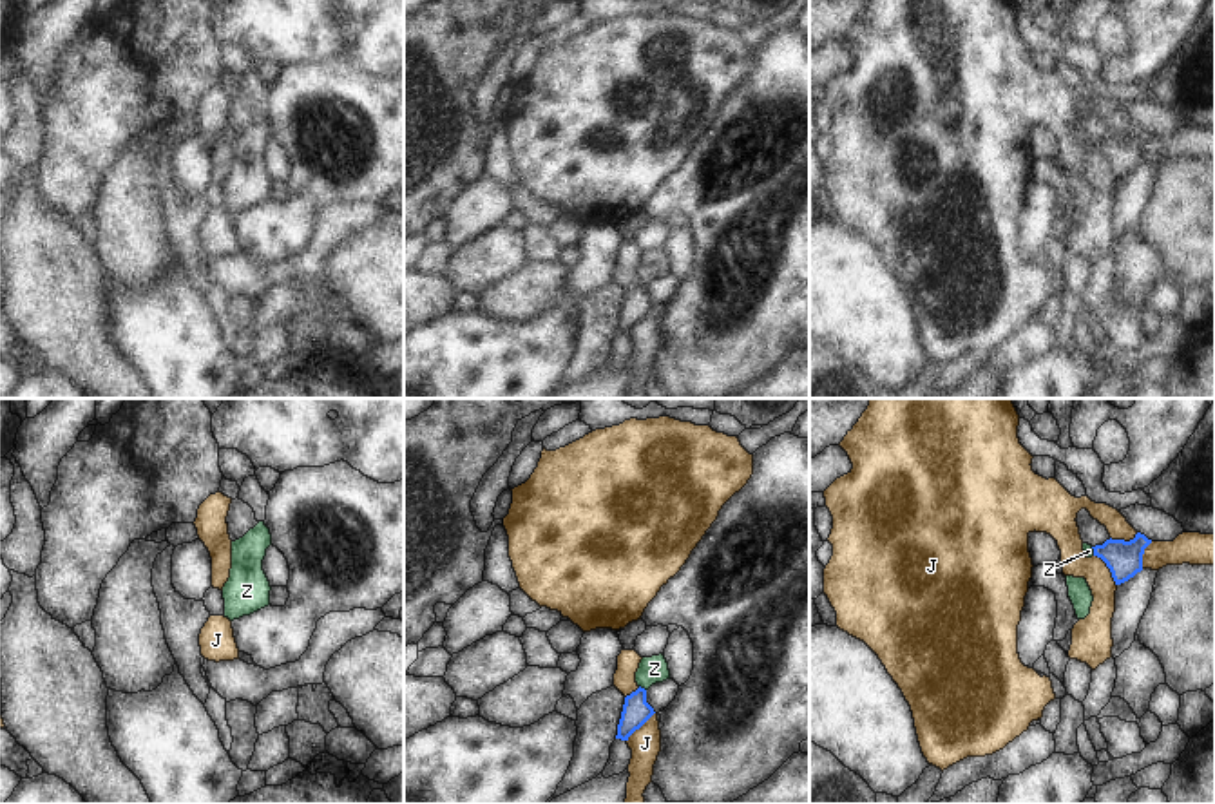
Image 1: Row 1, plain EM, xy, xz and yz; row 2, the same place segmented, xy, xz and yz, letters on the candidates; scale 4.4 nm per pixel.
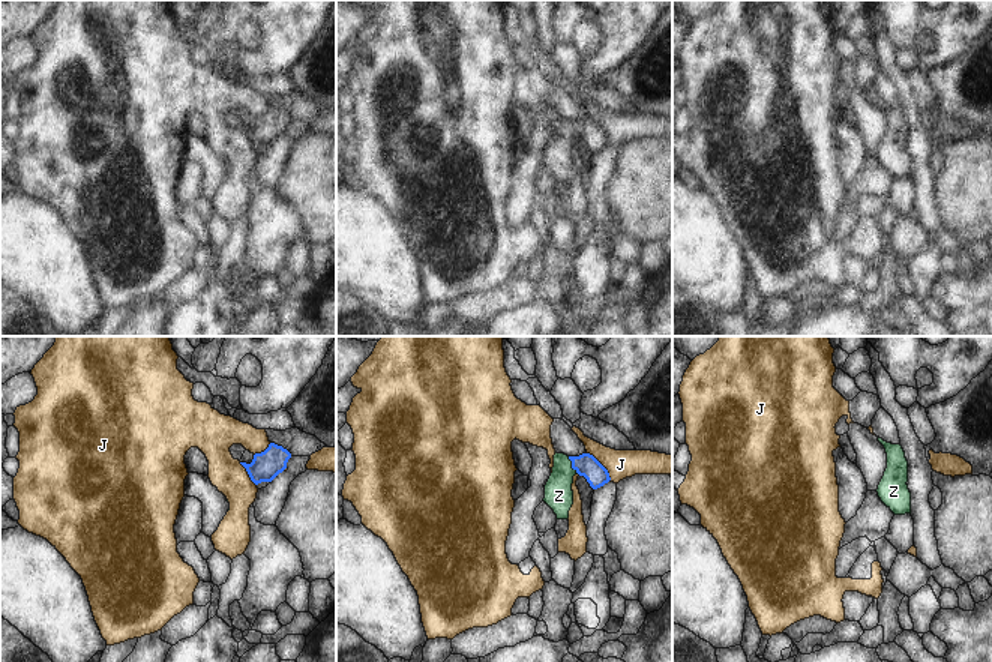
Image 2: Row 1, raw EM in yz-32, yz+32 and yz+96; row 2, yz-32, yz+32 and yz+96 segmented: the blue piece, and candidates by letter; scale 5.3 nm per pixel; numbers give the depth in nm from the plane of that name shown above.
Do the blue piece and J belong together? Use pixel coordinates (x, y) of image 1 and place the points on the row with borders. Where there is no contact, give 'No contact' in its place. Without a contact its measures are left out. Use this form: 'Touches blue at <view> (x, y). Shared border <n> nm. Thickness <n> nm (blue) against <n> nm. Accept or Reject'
Touches blue at yz (1109, 567). Shared border 170 nm. Thickness 160 nm (blue) against 120 nm. Reject.

